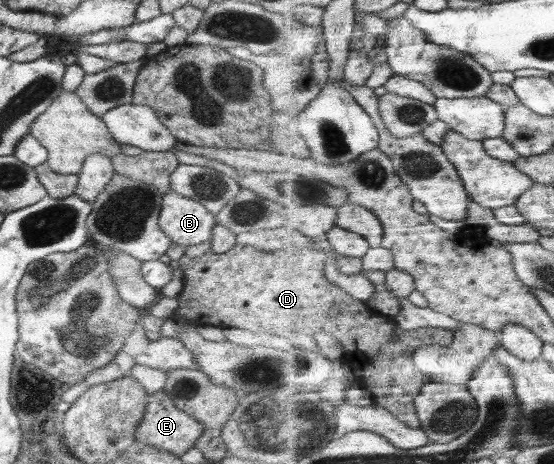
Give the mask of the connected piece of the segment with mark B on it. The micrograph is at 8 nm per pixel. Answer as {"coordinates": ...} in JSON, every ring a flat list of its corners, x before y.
{"coordinates":[[172,191,164,194,158,219,163,232,181,246,210,241,216,224,216,215,203,204]]}

